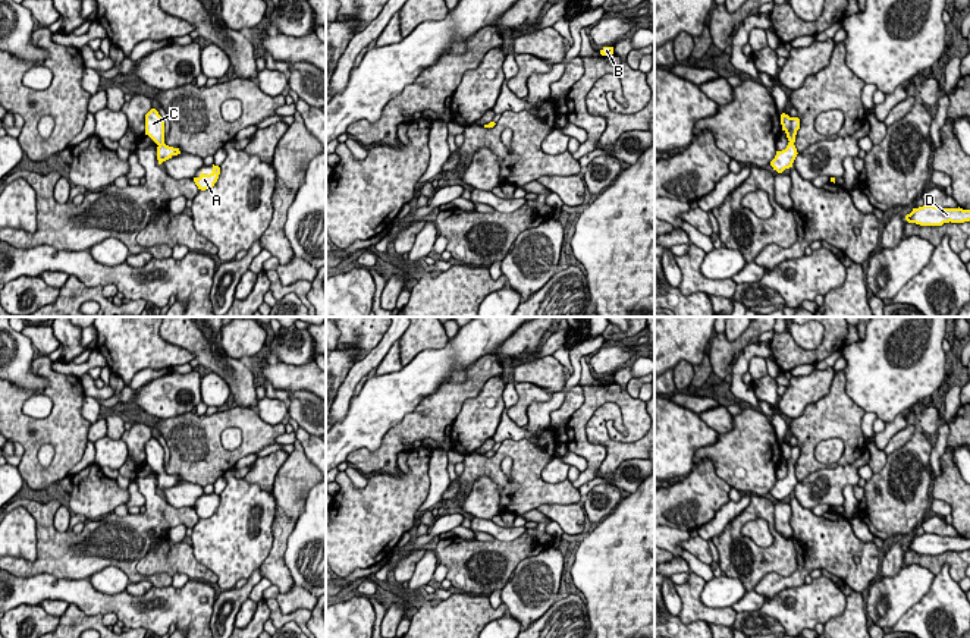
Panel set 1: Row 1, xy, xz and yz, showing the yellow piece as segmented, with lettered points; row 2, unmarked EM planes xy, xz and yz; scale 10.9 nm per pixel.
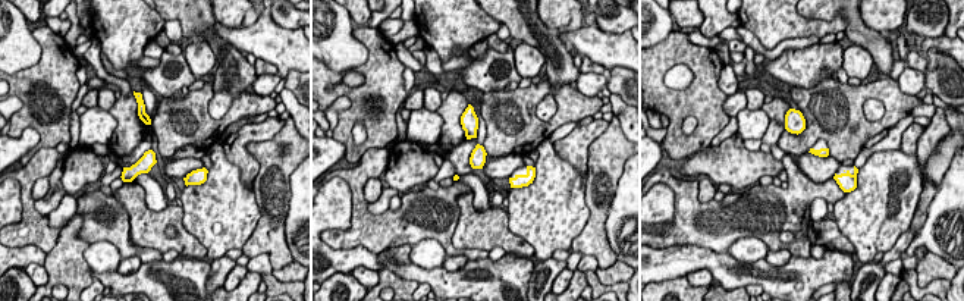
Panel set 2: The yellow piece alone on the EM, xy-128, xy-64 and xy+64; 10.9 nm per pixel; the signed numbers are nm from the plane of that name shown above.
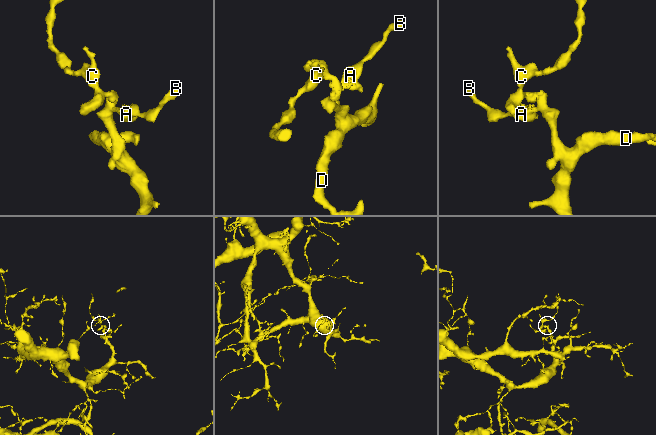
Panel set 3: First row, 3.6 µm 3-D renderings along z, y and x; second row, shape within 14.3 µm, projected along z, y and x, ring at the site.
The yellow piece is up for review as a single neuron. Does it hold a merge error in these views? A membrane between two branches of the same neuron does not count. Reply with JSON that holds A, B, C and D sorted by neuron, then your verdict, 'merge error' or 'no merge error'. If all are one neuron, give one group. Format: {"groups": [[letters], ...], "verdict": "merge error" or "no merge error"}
{"groups": [["A", "B", "C", "D"]], "verdict": "no merge error"}

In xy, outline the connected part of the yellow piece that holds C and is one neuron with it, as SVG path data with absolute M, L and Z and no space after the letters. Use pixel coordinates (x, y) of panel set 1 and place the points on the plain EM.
M151 437L145 443L145 463L148 463L157 475L158 493L180 483L179 477L173 477L164 472L164 449L156 437Z

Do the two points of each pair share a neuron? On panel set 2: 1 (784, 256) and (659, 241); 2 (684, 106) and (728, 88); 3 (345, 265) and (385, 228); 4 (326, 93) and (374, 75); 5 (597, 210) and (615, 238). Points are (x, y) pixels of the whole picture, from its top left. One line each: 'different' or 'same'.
1: different
2: different
3: different
4: same
5: different

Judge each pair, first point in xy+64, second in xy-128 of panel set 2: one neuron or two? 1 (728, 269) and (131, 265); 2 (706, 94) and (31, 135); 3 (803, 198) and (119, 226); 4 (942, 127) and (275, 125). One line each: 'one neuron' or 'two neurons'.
1: two neurons
2: two neurons
3: one neuron
4: two neurons

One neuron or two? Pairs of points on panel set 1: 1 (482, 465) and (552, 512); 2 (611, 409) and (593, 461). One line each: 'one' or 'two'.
1: two
2: two

